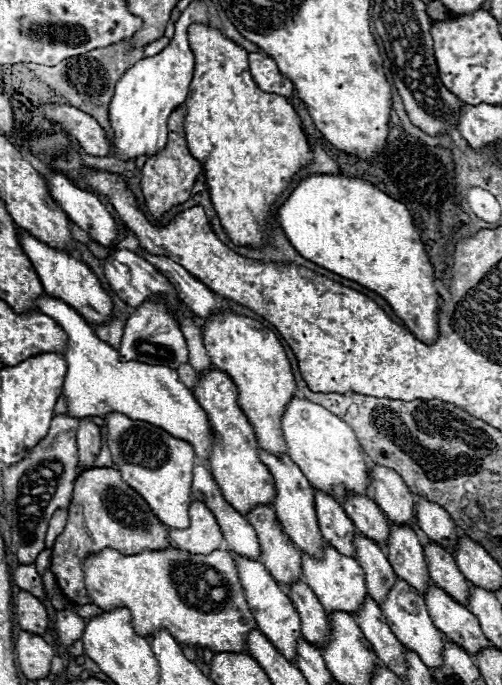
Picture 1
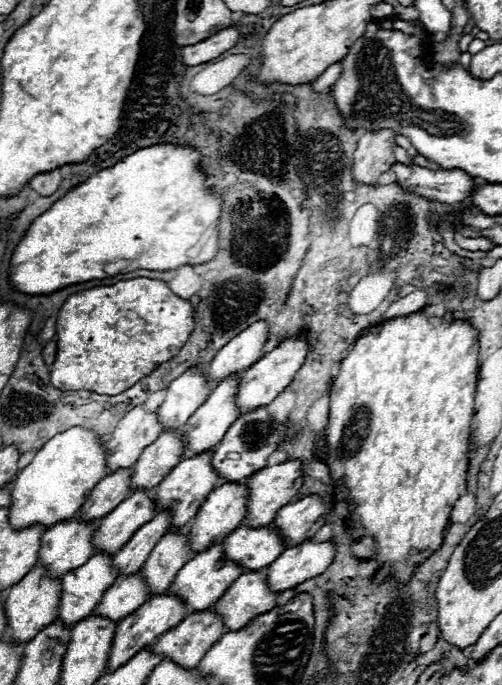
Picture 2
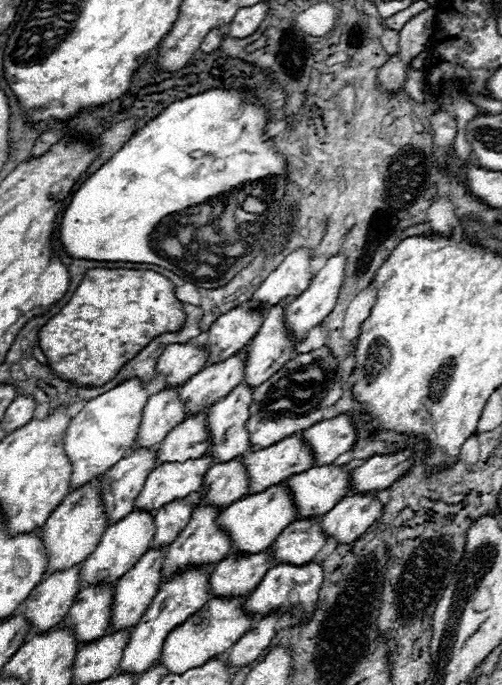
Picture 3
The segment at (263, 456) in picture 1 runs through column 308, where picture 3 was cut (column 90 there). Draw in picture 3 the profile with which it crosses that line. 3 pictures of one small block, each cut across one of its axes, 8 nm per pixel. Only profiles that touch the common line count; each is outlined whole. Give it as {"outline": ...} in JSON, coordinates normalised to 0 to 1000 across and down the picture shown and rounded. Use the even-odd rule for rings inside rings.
{"outline":[[[191,698],[179,707],[155,715],[143,715],[80,774],[84,794],[96,809],[92,835],[104,838],[104,835],[135,832],[151,823],[163,823],[195,797],[195,788],[207,774],[211,774],[211,750],[199,733],[199,698]]]}

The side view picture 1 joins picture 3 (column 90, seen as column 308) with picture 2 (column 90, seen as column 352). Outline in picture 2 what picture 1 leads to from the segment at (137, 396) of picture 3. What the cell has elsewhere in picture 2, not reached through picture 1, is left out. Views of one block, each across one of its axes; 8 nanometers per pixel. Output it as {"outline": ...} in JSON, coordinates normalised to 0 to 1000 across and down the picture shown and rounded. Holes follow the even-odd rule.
{"outline":[[[139,625],[104,642],[96,642],[68,672],[32,695],[24,709],[20,765],[32,774],[84,765],[92,774],[116,762],[151,753],[155,742],[171,733],[171,724],[187,715],[195,701],[211,695],[211,663],[203,645],[187,631],[167,625]]]}

